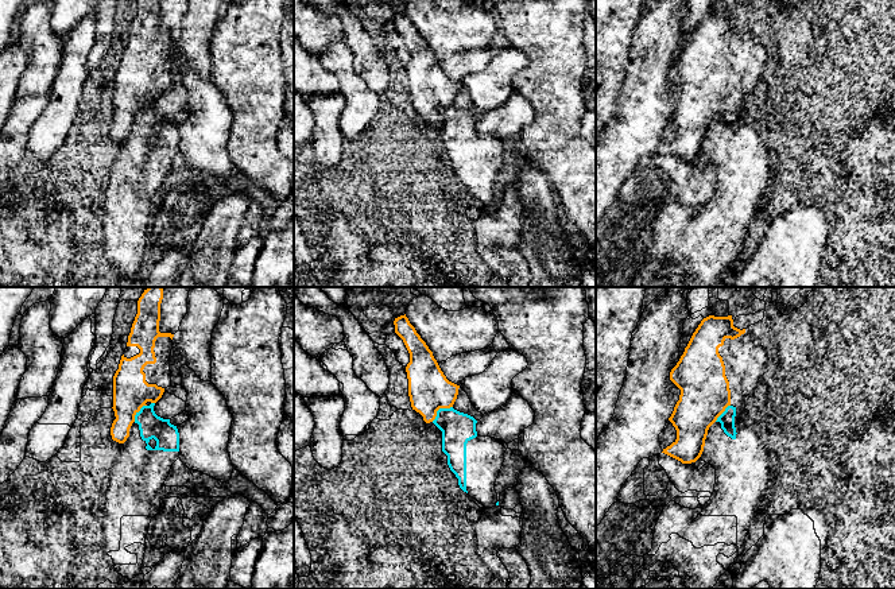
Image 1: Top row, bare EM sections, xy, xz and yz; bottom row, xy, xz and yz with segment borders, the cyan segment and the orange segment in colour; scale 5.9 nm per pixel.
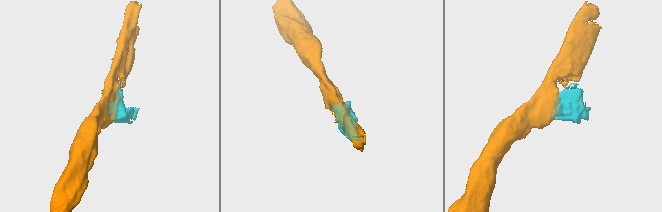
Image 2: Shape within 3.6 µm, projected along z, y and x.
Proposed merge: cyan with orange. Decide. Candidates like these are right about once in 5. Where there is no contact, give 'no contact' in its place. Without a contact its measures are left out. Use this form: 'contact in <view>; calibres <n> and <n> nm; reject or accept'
contact in xz; calibres 190 and 260 nm; reject

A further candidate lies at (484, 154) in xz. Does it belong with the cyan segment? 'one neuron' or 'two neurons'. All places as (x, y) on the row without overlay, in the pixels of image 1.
one neuron

